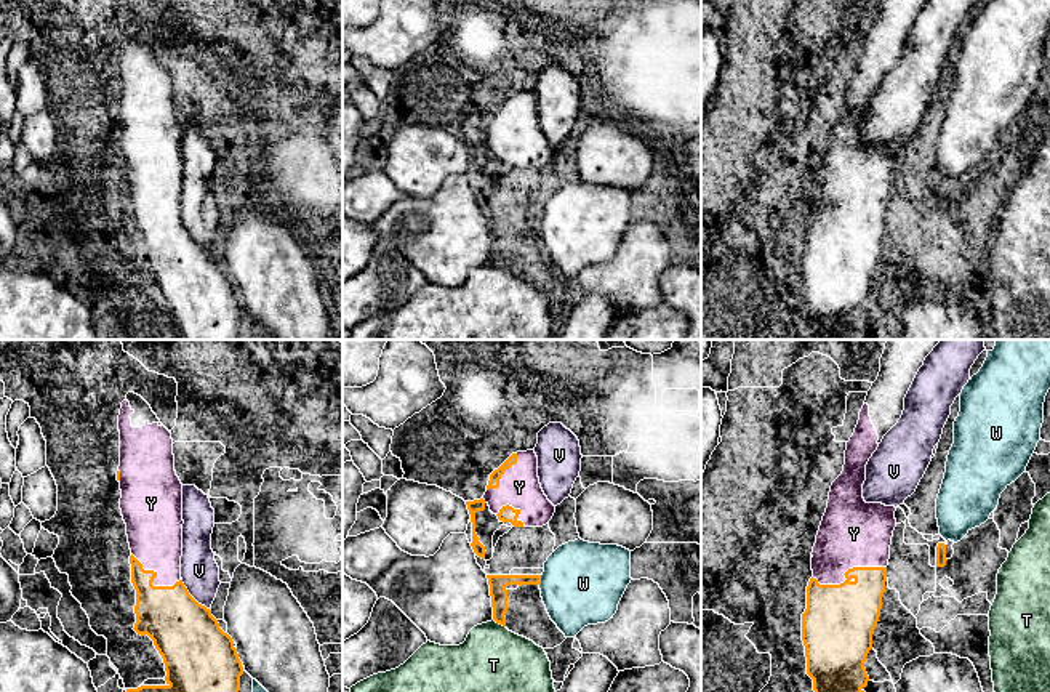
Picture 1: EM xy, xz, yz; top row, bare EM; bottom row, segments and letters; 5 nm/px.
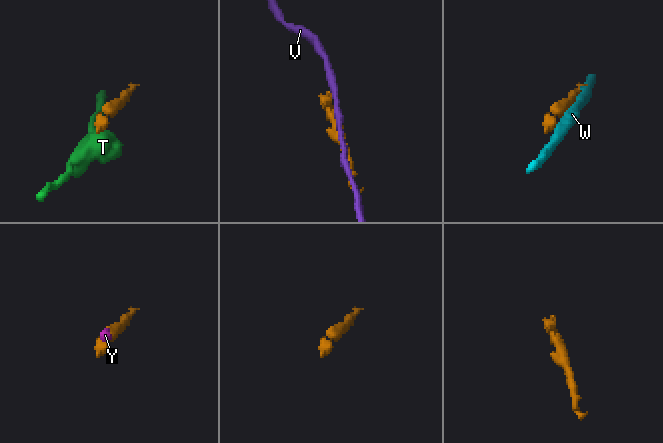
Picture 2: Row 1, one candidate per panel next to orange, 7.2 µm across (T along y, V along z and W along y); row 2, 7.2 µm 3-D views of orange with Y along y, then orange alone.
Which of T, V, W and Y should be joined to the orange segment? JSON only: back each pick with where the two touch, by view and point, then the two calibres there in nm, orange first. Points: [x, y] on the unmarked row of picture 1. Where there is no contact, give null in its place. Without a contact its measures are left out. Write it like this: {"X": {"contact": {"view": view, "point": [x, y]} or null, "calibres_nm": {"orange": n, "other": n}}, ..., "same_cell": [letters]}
{"Y": {"contact": {"view": "yz", "point": [845, 213]}, "calibres_nm": {"orange": 360, "other": 340}}, "same_cell": ["Y"]}

